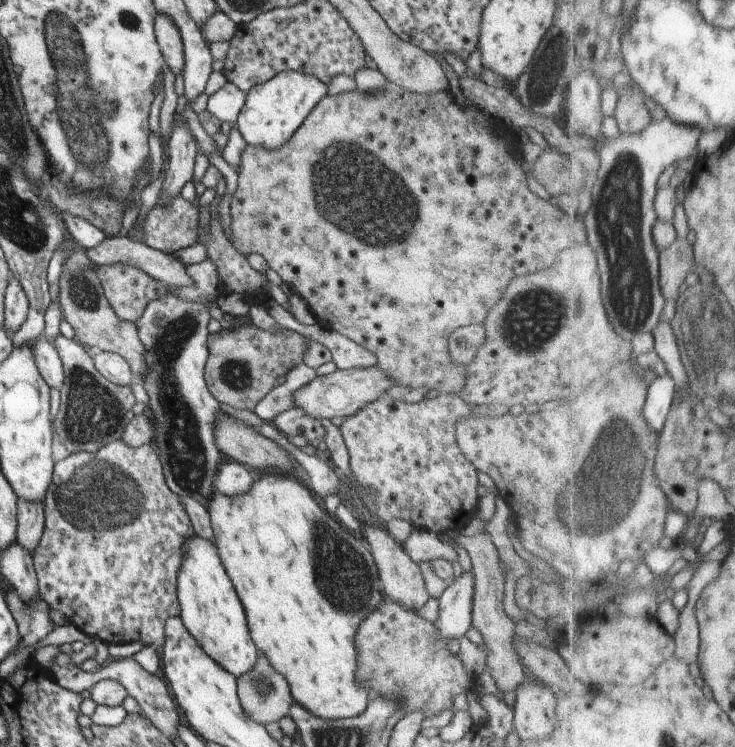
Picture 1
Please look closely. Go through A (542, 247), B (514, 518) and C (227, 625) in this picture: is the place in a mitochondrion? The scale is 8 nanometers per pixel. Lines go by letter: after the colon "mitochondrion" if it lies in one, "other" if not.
A: other
B: other
C: other

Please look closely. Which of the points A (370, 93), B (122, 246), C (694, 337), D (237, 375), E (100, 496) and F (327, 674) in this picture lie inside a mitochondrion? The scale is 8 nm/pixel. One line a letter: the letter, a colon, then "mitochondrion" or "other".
A: other
B: other
C: mitochondrion
D: mitochondrion
E: mitochondrion
F: other

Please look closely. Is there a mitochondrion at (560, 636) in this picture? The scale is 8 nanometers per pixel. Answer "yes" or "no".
no

